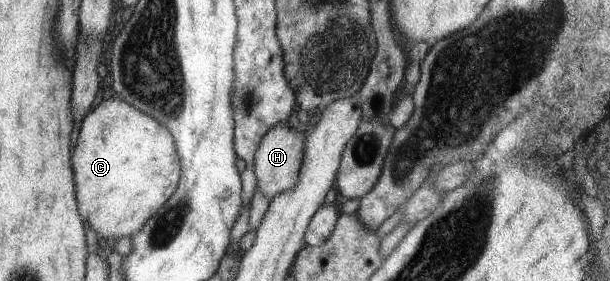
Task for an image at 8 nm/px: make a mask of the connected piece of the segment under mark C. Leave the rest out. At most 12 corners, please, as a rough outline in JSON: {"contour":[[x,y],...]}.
{"contour":[[119,97],[82,117],[78,216],[139,231],[180,172],[171,134]]}

